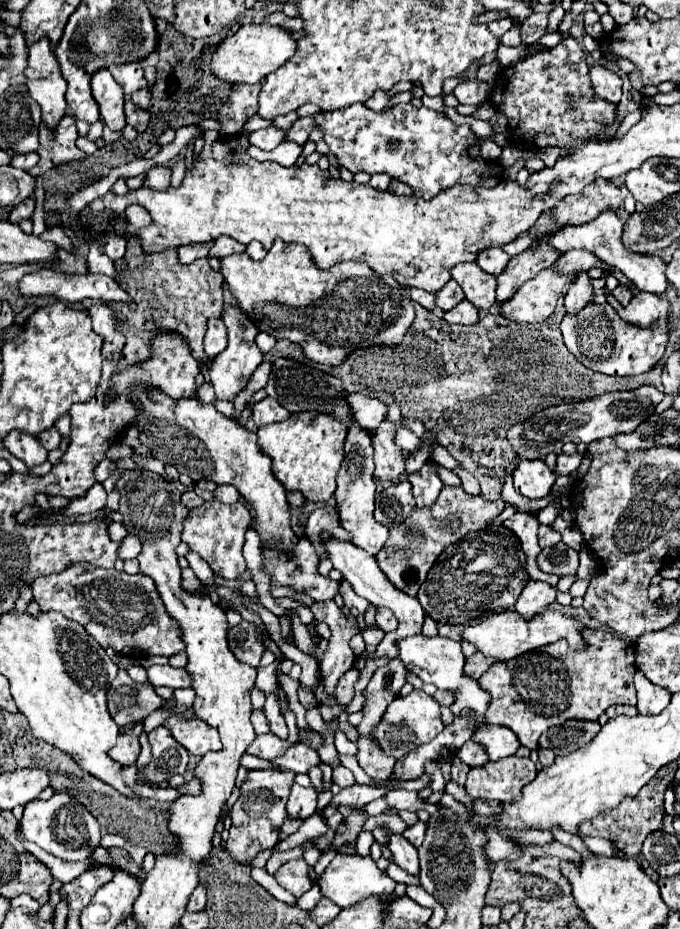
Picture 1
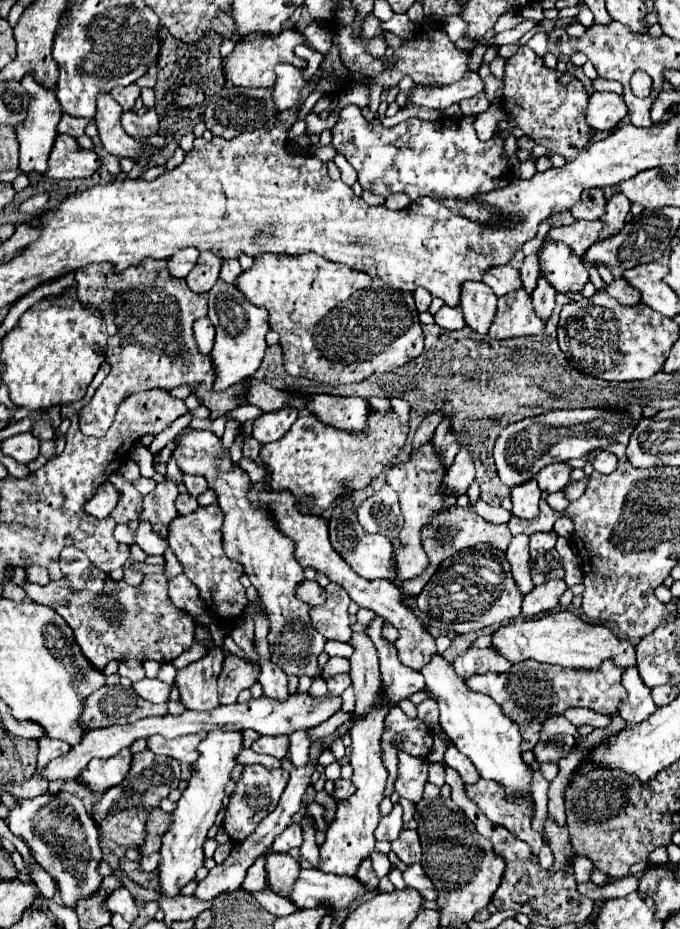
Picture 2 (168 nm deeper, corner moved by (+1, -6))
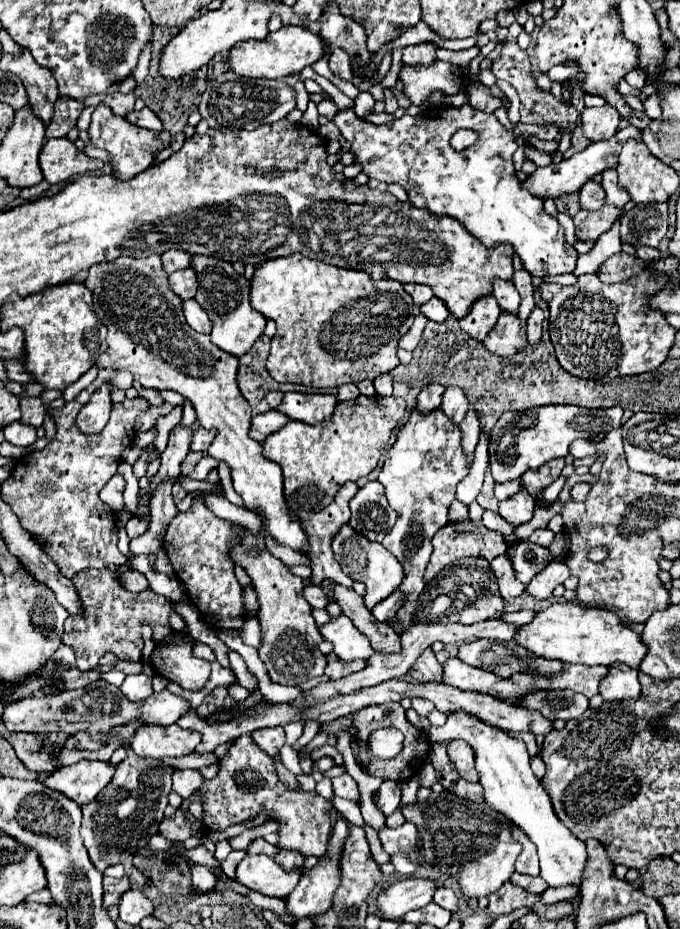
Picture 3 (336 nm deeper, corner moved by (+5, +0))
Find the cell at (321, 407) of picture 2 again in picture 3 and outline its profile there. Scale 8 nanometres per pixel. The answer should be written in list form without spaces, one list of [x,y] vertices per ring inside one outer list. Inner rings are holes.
[[[287,392],[283,394],[281,404],[277,406],[289,420],[305,422],[305,424],[321,424],[333,416],[337,406],[337,398],[331,394],[299,394]]]

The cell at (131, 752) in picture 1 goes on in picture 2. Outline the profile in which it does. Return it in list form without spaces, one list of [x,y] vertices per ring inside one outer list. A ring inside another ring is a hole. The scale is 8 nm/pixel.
[[[131,748],[121,750],[113,758],[95,758],[81,772],[79,780],[83,784],[87,784],[91,790],[103,792],[103,790],[107,790],[111,786],[117,786],[117,784],[121,784],[125,780],[125,776],[129,774],[129,762],[131,762],[131,758],[133,758]]]

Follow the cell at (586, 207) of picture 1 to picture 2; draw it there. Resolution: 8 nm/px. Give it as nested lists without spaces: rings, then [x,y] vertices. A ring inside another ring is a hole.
[[[589,188],[585,190],[585,194],[581,194],[571,214],[575,220],[599,220],[601,214],[605,214],[605,202],[607,202],[607,196],[603,190]]]

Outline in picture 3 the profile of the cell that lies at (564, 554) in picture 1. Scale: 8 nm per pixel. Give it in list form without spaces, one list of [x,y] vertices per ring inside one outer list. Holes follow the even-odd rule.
[[[523,540],[521,544],[517,544],[513,548],[507,548],[505,554],[511,558],[517,580],[521,580],[525,586],[531,582],[531,578],[541,568],[545,568],[553,560],[547,548],[537,546],[533,542],[529,542],[529,540]]]

